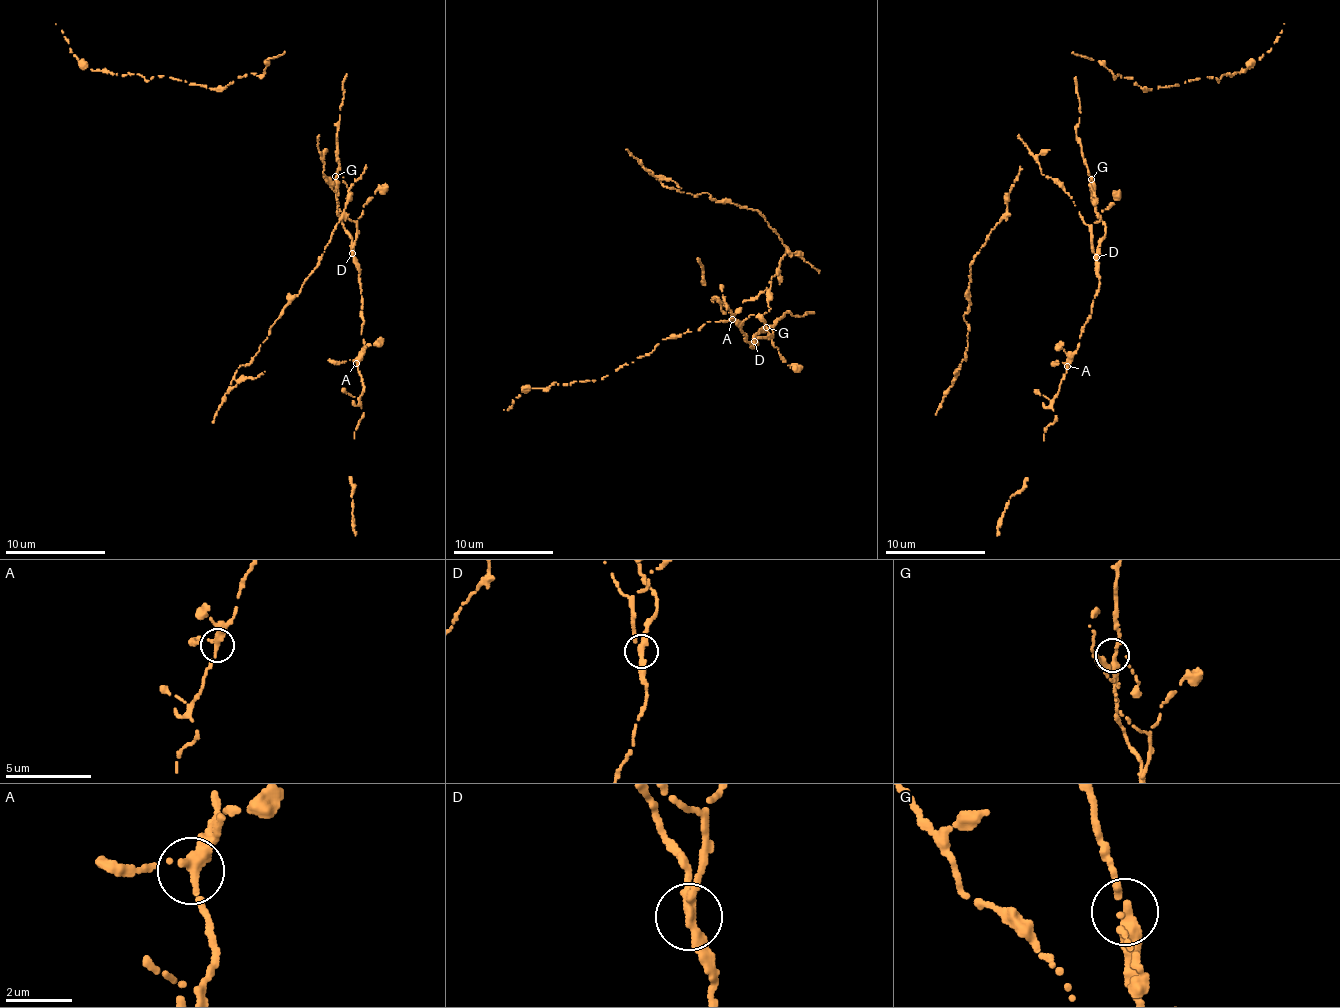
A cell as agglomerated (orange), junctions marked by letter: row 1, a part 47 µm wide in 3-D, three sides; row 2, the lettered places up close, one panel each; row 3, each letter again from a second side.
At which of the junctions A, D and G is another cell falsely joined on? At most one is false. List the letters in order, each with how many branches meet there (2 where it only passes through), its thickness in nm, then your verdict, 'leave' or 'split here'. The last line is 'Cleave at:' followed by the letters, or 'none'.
A: 3 | 280 nm | leave
D: 3 | 280 nm | split here
G: 3 | 280 nm | leave
Cleave at: D

